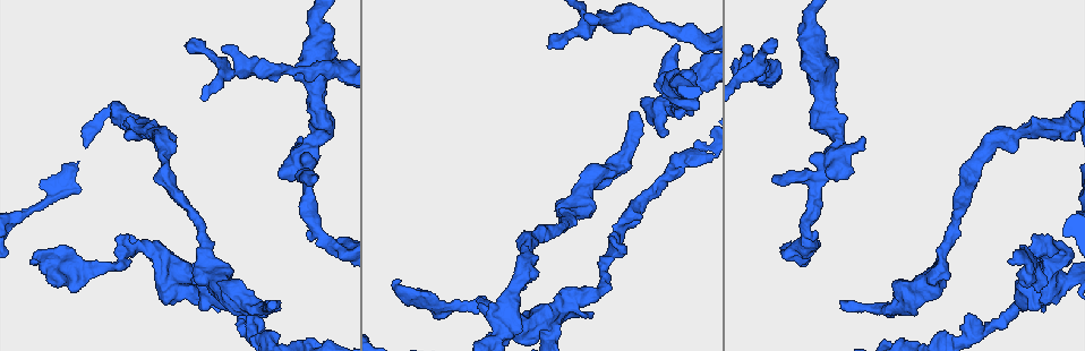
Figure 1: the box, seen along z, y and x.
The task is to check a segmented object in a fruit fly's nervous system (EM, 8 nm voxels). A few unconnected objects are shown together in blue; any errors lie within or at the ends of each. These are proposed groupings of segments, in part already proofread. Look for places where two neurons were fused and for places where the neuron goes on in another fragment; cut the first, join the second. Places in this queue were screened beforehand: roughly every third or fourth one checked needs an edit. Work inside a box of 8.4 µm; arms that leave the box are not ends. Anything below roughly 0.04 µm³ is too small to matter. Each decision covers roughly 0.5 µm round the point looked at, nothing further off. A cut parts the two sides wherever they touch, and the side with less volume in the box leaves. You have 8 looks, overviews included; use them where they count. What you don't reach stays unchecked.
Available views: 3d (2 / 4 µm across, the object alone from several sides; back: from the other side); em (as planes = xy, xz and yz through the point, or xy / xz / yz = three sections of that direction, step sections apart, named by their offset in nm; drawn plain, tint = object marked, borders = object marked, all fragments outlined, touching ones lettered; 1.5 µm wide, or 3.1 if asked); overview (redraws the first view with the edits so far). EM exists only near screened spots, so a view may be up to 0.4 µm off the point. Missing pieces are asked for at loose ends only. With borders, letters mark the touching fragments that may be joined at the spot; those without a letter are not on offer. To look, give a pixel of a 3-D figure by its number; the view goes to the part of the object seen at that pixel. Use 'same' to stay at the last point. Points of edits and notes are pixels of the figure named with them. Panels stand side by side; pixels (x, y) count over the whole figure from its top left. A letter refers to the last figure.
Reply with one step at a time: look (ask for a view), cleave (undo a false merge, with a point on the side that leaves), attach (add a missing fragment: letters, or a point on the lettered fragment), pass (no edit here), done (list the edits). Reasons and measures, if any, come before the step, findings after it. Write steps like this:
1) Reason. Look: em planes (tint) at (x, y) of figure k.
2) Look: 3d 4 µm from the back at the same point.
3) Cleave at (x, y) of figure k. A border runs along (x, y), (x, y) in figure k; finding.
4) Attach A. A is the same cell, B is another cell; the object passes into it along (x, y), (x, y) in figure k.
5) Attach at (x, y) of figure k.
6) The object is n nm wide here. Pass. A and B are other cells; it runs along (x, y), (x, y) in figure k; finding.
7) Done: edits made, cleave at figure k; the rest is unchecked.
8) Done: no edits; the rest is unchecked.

Branch point. Look: 3d 4 µm from the back at (749, 70) of figure 1.

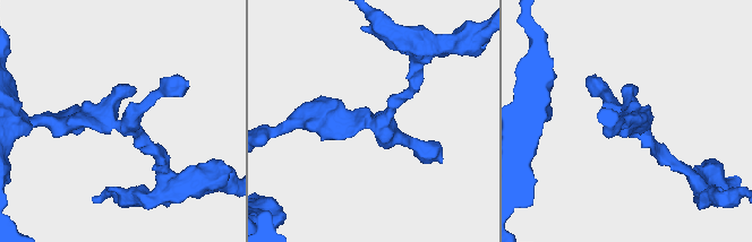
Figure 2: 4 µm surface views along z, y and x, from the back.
Now the EM. Look: em planes (plain) at (372, 126) of figure 2.

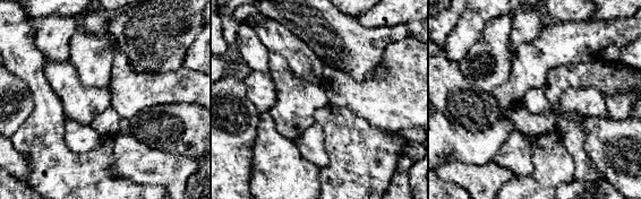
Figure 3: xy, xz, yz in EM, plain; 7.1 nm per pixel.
See the neighbours. Look: em planes (borders) at the same point.

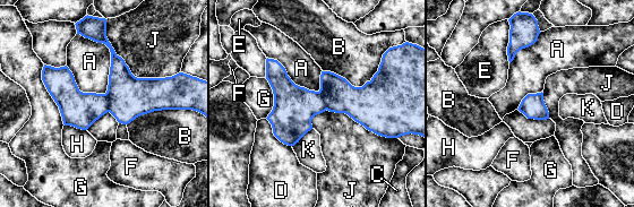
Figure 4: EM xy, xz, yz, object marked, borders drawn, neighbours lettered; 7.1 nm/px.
Cleave at (80, 110) of figure 4. A, B, C, D, E, F, G, H, J and K are other cells; a border runs along (105, 93), (109, 111) in figure 4; a second neuron is stuck on.

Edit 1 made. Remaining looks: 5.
An open end. Look: 3d 2 µm at (273, 302) of figure 1.

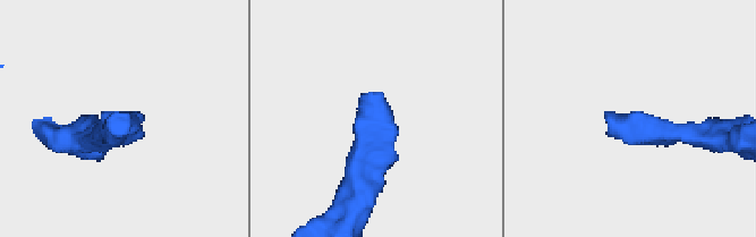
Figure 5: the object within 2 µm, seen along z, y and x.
Look: em planes (borders) at (374, 92) of figure 5.

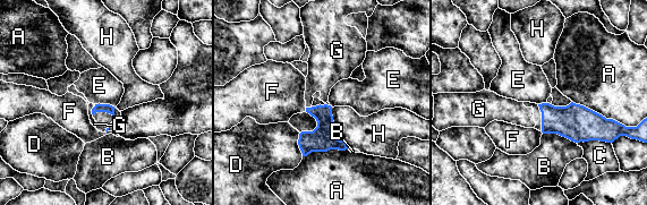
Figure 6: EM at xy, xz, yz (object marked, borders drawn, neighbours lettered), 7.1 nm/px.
Attach G. G is the same cell, A, B, C, D, E, F and H are other cells; the object passes into it along (99, 108), (92, 111), (91, 105) in figure 6; it goes on there.

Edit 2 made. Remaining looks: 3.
Done: edits made, cleave at figure 4, attach at figure 6; the rest is unchecked.

